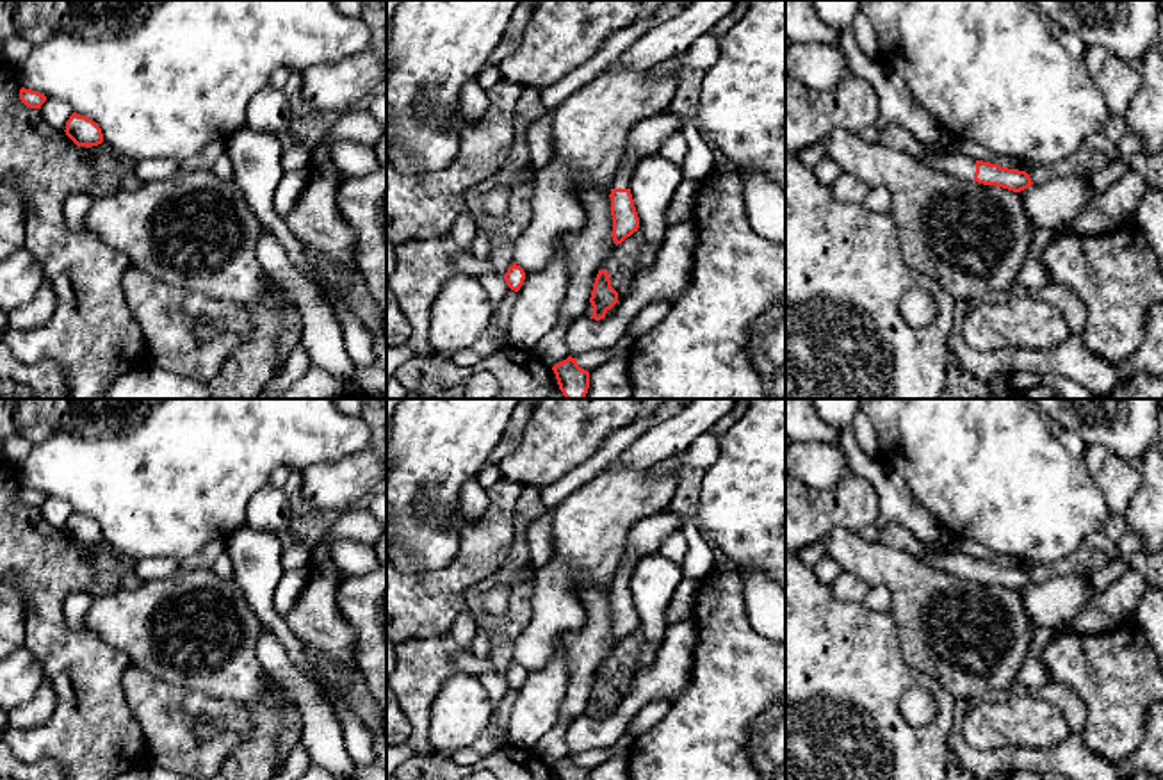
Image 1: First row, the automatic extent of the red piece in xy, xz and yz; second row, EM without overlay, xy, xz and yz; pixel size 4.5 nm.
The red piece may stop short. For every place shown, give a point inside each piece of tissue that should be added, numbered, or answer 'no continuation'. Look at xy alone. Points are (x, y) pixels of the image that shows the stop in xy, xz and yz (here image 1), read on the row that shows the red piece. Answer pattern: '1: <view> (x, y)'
no continuation

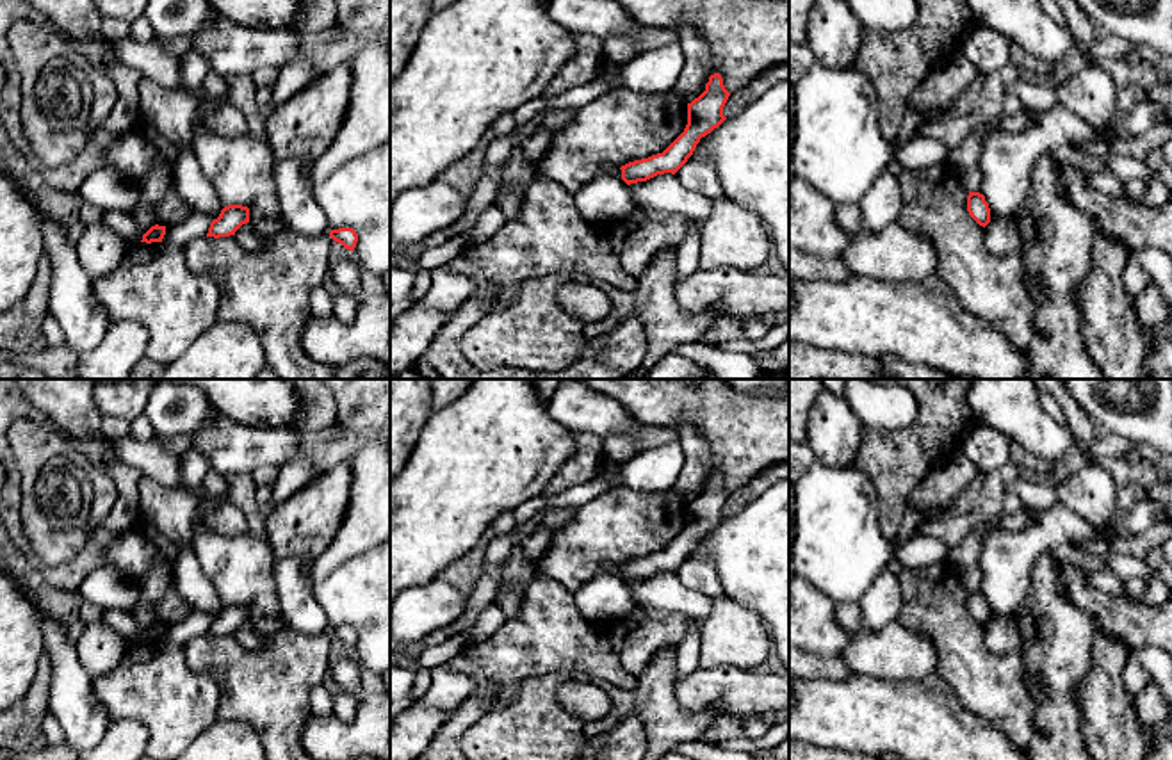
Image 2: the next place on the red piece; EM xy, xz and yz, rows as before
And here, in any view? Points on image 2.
no continuation

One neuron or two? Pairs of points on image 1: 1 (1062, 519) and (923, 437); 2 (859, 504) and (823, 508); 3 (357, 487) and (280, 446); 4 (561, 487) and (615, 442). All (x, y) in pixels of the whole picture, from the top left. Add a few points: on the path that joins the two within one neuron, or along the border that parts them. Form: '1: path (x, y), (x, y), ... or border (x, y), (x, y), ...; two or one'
1: path (1028, 497), (1017, 492), (957, 437); one
2: path (850, 504), (832, 508); one
3: border (353, 453), (332, 462), (312, 462), (301, 469); two
4: path (576, 479), (602, 456); one

